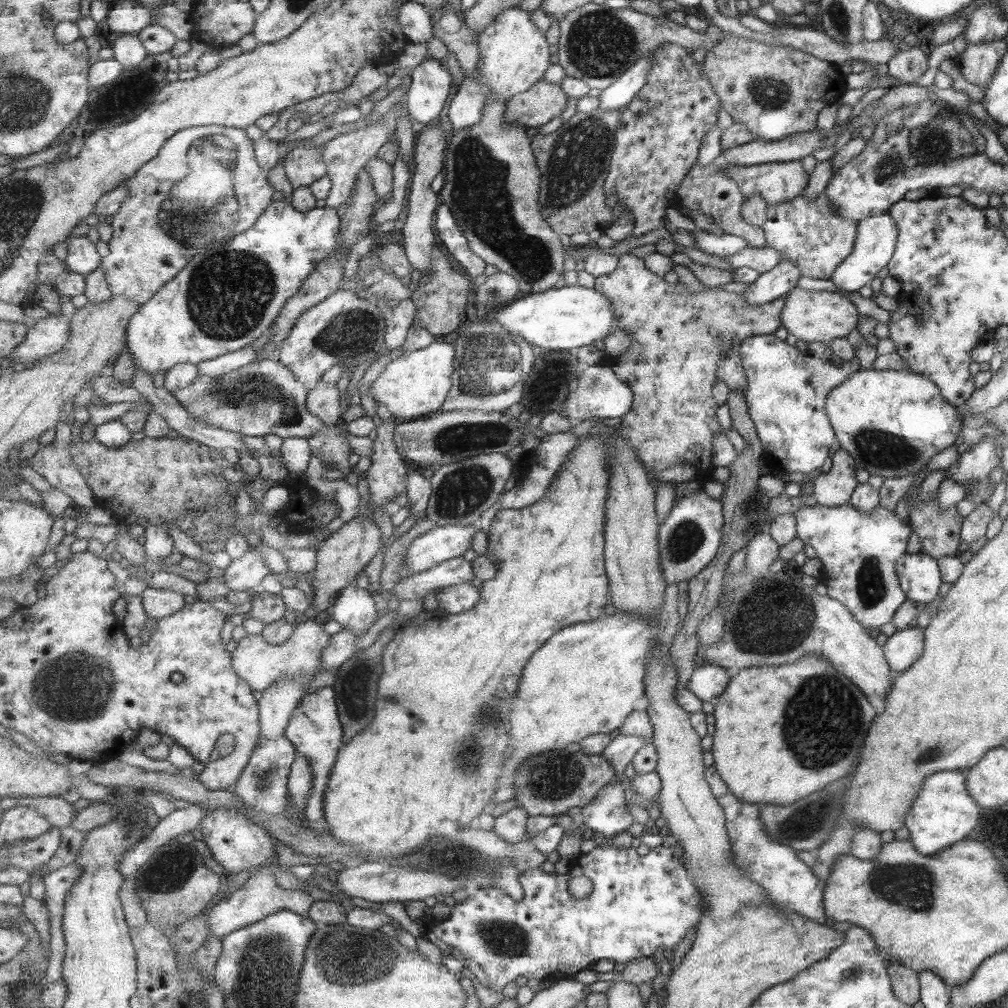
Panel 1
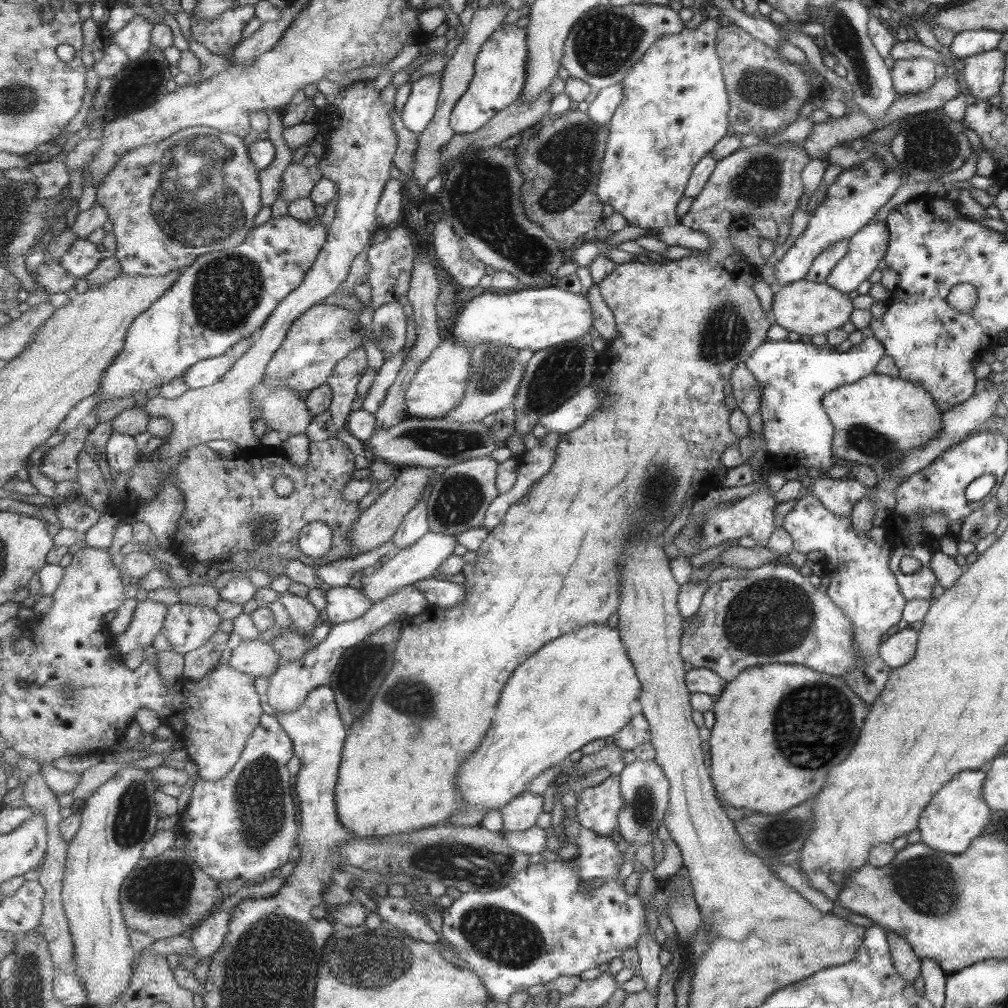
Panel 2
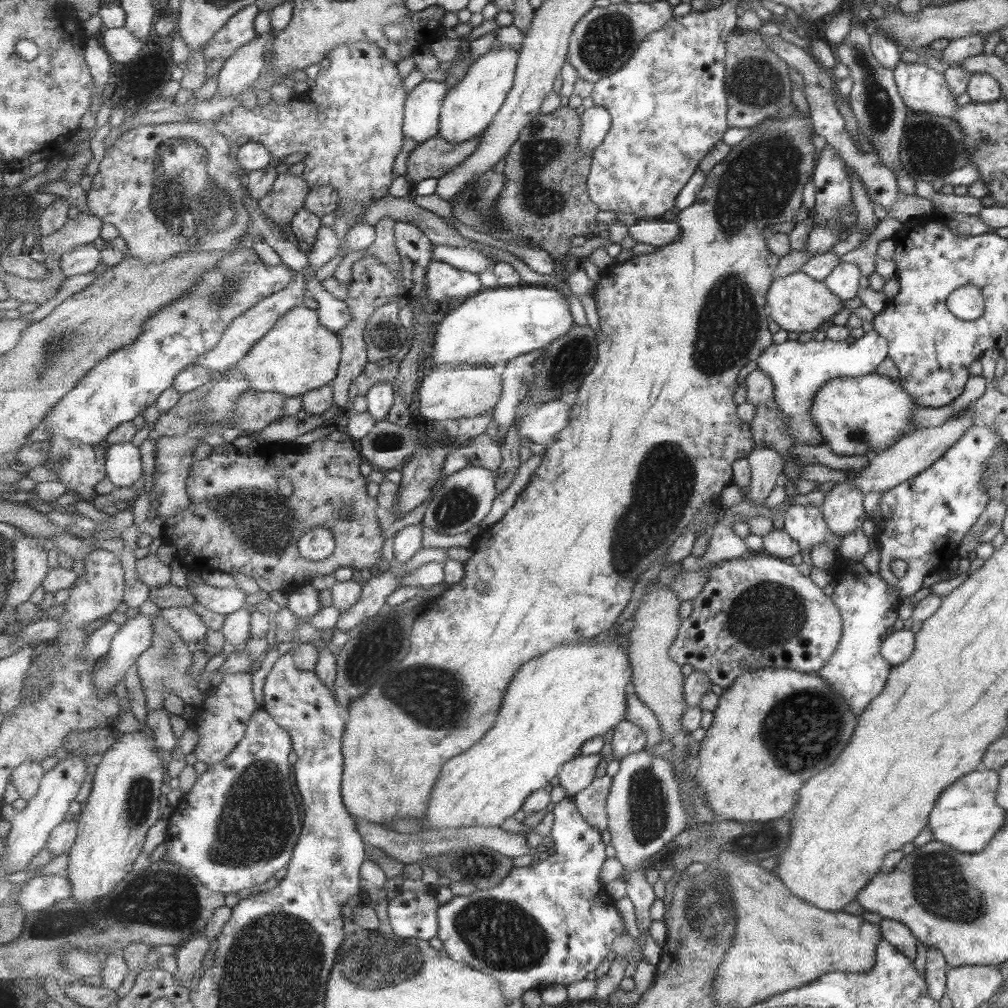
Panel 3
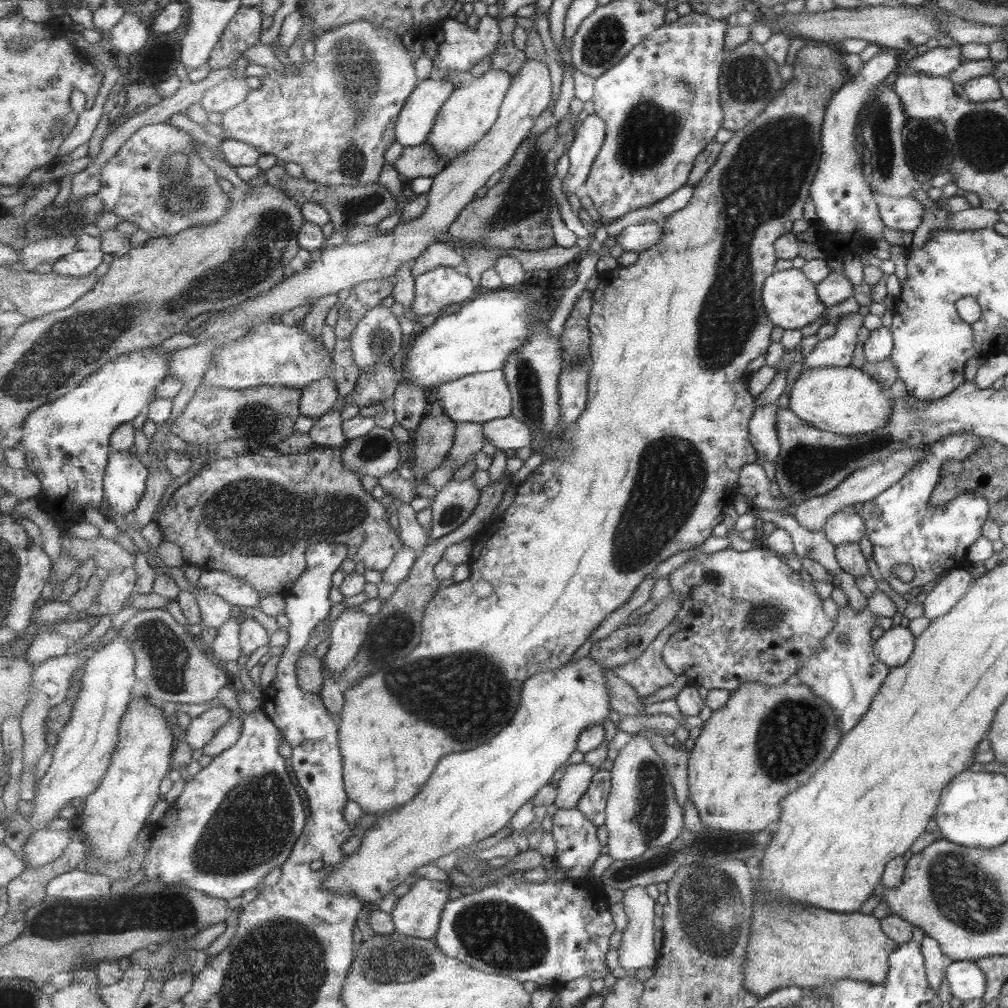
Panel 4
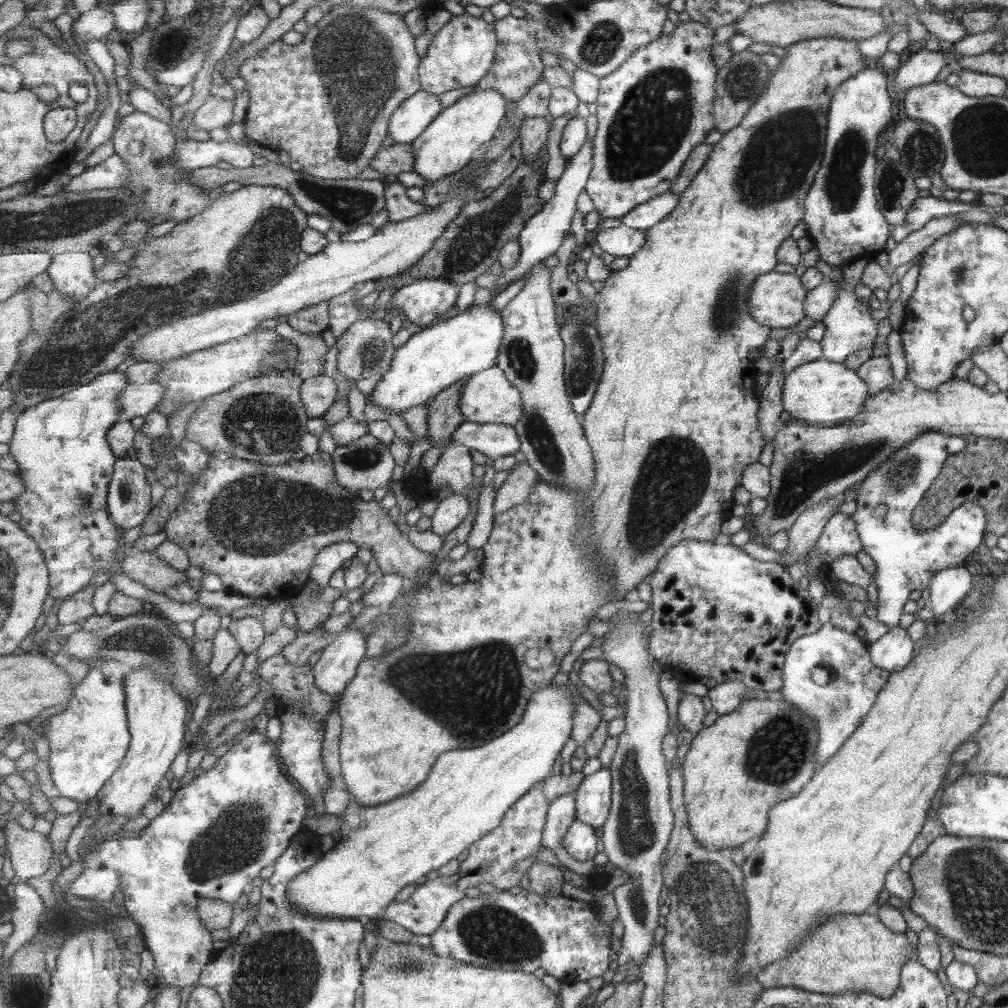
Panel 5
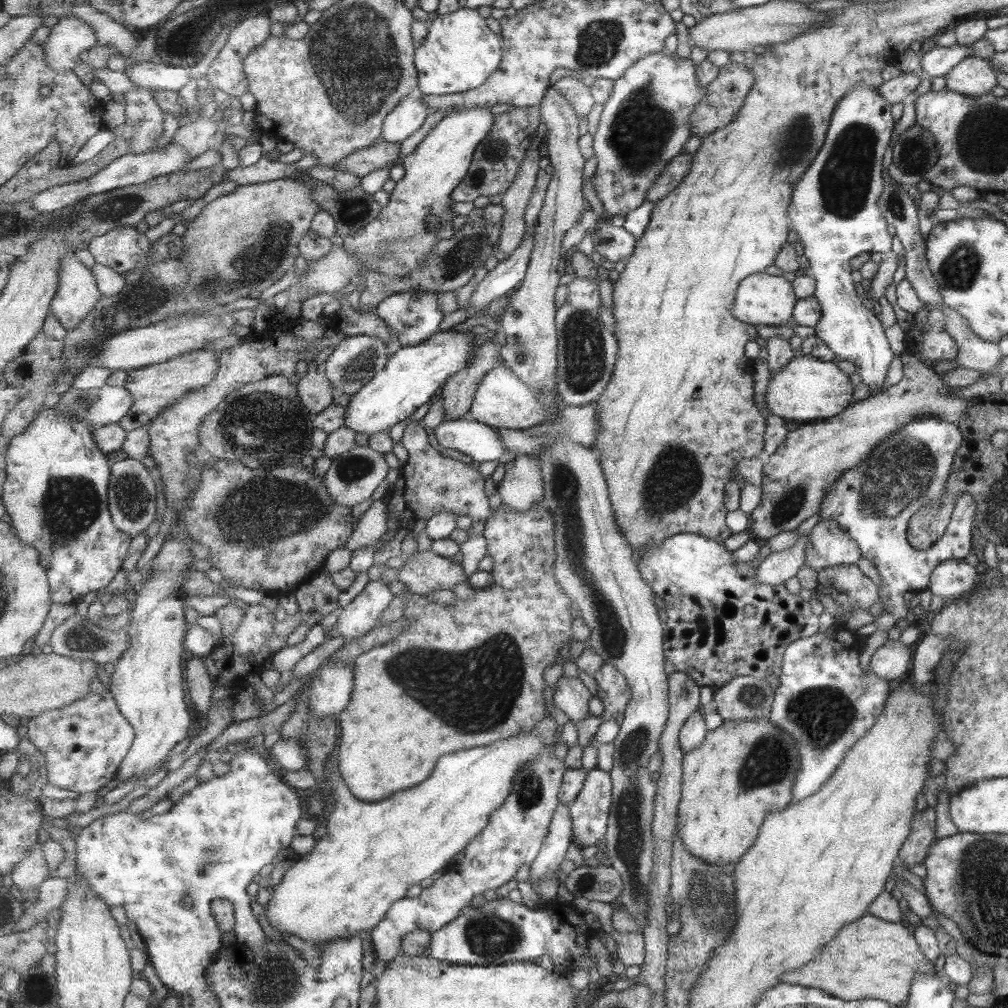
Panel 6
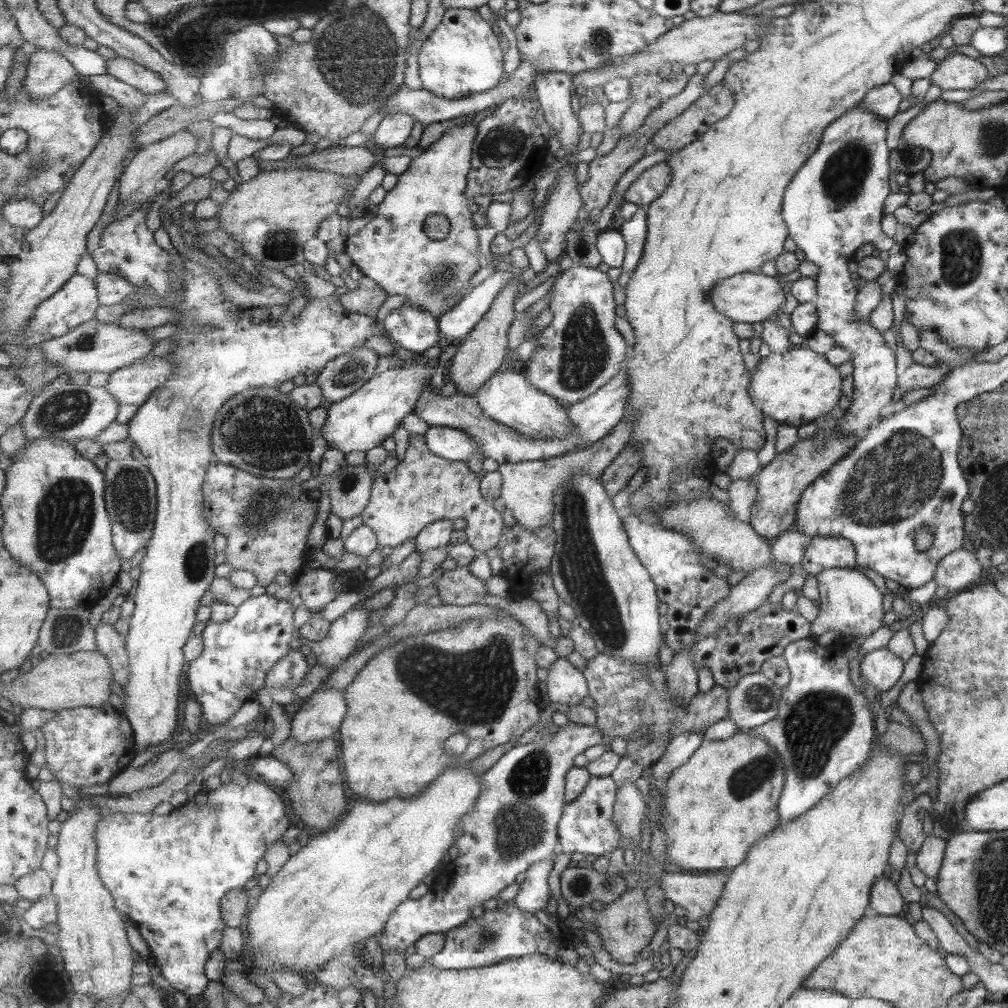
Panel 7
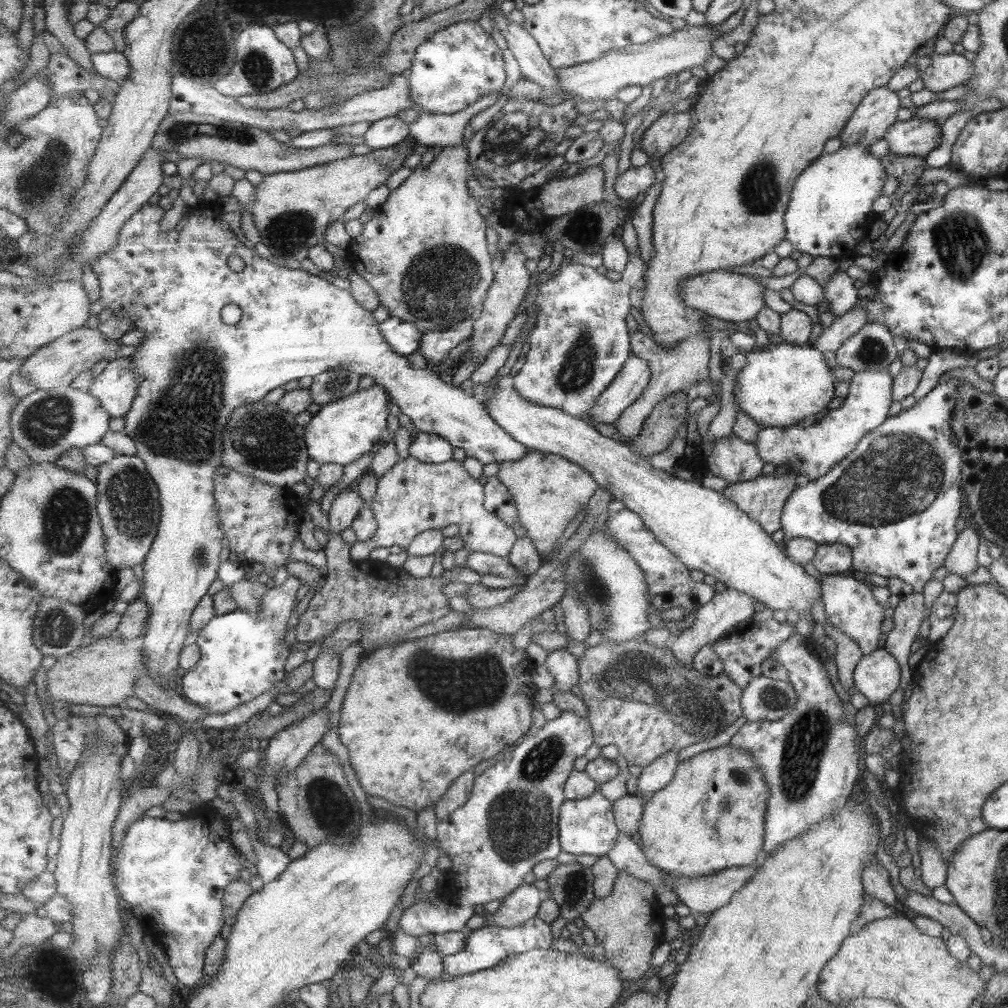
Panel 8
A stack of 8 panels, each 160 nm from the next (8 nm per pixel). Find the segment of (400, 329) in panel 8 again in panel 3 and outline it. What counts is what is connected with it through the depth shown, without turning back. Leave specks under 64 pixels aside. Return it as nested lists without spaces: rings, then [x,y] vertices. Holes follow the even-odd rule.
[[[433,258],[427,273],[427,284],[424,295],[436,305],[451,298],[473,297],[483,291],[478,274],[457,269]]]

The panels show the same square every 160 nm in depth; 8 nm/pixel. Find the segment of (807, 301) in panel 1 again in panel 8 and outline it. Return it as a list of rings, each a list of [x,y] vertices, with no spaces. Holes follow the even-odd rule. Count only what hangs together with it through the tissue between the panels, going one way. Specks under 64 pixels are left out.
[[[743,270],[705,272],[683,280],[683,302],[691,306],[691,309],[706,314],[707,317],[734,324],[745,324],[753,320],[759,310],[765,308],[763,287],[745,275]]]

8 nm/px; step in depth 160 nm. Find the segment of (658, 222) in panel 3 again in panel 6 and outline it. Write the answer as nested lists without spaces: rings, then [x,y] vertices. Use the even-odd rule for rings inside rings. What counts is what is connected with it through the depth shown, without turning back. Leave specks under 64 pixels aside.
[[[610,222],[601,224],[593,235],[596,252],[605,260],[611,263],[627,262],[633,257],[638,240],[624,226],[613,226]]]

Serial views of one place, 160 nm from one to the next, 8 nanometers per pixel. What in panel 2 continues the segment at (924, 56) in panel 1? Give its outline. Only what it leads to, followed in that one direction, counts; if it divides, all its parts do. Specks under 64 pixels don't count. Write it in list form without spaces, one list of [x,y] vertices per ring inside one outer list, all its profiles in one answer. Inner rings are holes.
[[[927,59],[897,60],[890,70],[892,83],[898,96],[919,94],[936,81],[934,64]]]

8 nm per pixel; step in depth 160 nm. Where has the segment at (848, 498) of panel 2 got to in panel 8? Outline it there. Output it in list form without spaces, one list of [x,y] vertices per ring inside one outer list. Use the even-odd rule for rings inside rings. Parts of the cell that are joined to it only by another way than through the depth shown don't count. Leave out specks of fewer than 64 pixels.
[[[839,543],[818,545],[811,564],[821,575],[837,575],[852,567],[853,552],[847,545]]]

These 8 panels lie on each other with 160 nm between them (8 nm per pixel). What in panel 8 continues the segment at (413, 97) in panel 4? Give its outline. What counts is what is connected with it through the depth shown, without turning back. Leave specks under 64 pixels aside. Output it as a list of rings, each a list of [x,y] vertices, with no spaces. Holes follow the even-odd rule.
[[[392,116],[370,124],[363,137],[364,142],[374,150],[394,147],[409,134],[412,134],[410,124],[398,116]]]

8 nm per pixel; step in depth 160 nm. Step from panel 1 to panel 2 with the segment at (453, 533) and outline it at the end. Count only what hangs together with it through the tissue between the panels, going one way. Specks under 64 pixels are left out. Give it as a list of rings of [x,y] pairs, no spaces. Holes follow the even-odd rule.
[[[430,530],[424,538],[419,540],[419,543],[405,550],[395,551],[381,567],[371,572],[365,572],[359,579],[361,582],[356,583],[373,604],[381,602],[404,586],[433,577],[435,571],[439,570],[442,564],[450,558],[458,544],[457,537]]]

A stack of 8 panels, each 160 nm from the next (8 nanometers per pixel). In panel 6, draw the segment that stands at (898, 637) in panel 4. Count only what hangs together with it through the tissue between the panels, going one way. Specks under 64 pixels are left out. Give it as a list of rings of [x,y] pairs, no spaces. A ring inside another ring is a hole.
[[[887,639],[870,657],[868,670],[889,683],[907,672],[911,651],[902,641]]]

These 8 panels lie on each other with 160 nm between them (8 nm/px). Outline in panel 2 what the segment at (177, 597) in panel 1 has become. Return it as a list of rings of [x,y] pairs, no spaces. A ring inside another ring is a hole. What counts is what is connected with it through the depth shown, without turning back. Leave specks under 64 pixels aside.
[[[145,599],[137,604],[127,629],[115,637],[117,651],[124,656],[142,648],[153,646],[157,634],[163,633],[169,605]]]

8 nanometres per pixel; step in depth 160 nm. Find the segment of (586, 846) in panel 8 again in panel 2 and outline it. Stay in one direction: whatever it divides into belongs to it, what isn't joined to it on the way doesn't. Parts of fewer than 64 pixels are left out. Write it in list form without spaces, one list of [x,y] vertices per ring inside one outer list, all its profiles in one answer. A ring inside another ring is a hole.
[[[613,774],[599,786],[589,787],[577,800],[576,816],[585,828],[603,836],[618,830],[619,814],[625,808],[620,775]]]

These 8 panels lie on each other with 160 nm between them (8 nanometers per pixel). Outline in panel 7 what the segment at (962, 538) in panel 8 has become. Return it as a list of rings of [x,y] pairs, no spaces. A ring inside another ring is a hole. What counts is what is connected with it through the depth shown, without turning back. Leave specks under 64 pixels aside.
[[[960,548],[939,560],[934,581],[937,586],[945,586],[951,595],[976,585],[982,569],[976,555]]]

